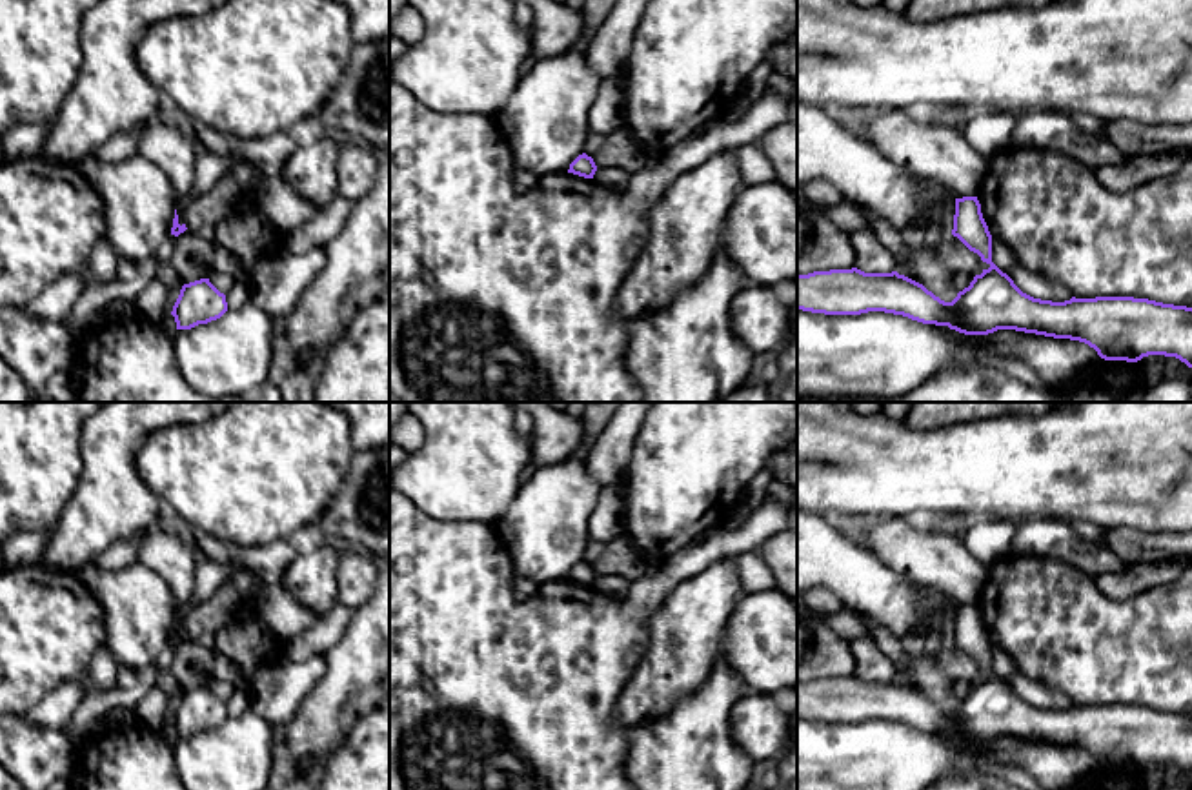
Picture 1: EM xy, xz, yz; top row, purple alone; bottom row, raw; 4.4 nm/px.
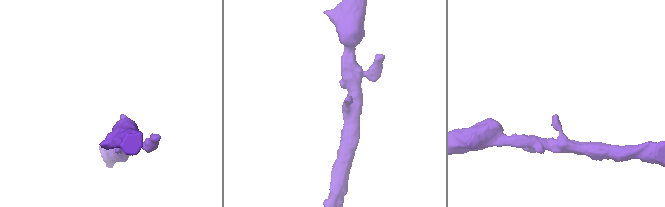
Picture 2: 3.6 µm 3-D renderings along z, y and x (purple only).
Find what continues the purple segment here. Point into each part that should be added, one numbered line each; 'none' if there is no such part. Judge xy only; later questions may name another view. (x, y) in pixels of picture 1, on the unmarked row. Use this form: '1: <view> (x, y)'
none

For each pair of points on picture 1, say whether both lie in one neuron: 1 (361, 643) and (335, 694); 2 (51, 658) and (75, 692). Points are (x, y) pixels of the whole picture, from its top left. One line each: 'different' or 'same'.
1: same
2: different

